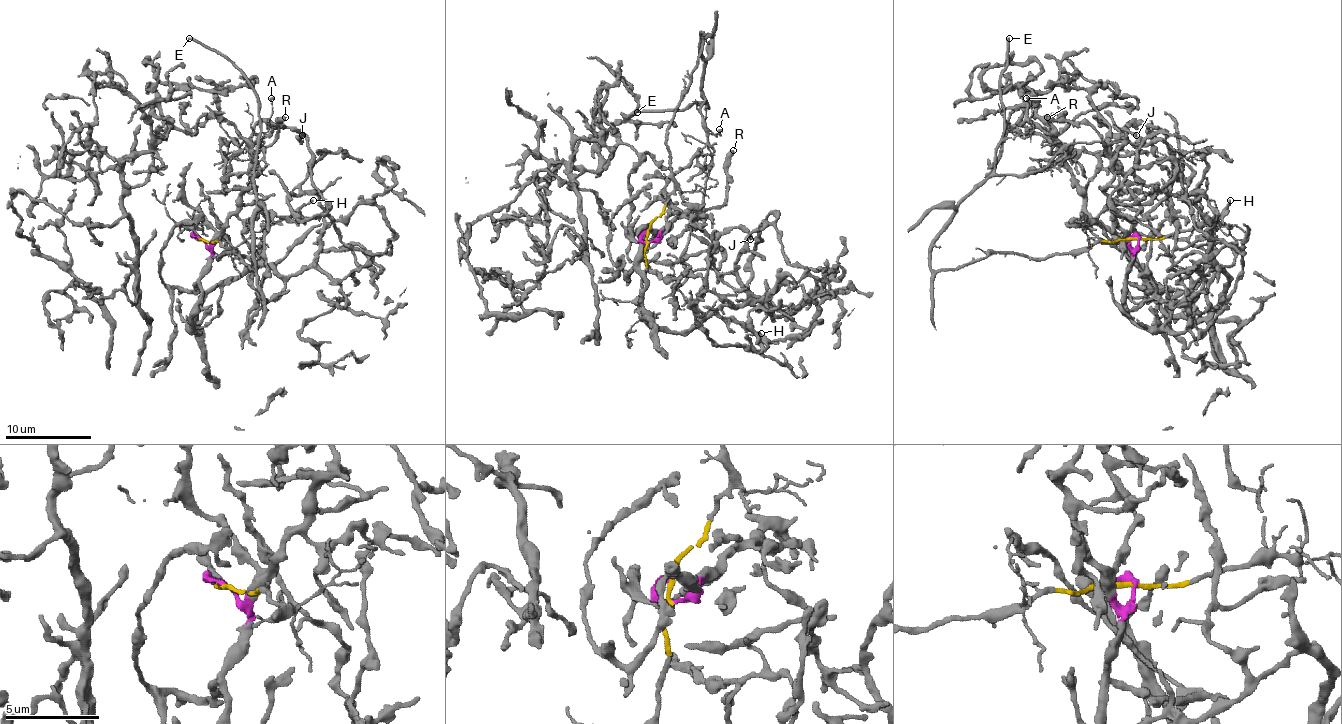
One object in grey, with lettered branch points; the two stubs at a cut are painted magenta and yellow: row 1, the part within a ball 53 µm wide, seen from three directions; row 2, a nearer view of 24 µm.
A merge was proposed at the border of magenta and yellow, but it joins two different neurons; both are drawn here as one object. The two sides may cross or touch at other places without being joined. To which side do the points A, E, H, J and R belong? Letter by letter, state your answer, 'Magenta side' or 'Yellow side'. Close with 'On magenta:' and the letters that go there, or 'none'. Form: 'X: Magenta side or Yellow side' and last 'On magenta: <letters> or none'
A: Yellow side
E: Yellow side
H: Magenta side
J: Magenta side
R: Magenta side
On magenta: H, J, R

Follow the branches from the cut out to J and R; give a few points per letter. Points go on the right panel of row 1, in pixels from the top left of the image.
J: (1131, 237), (1139, 239), (1135, 247), (1105, 192), (1131, 121), (1124, 127), (1137, 136)
R: (1131, 237), (1139, 239), (1135, 247), (1111, 209), (1105, 187), (1113, 162), (1101, 136), (1090, 125), (1047, 117)

